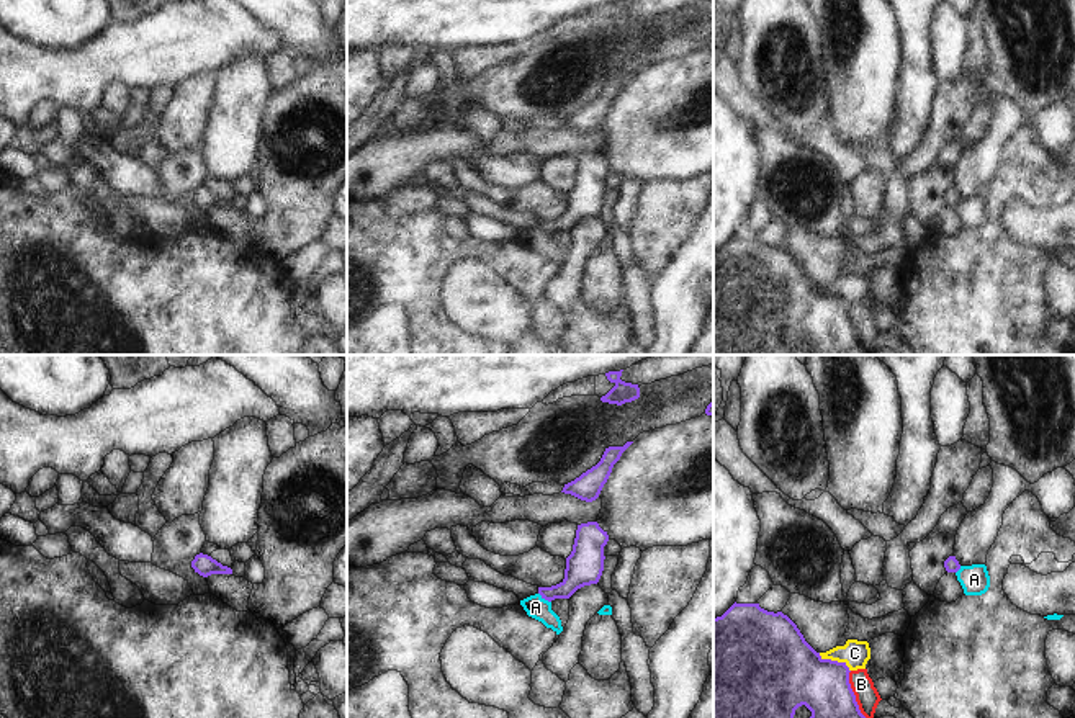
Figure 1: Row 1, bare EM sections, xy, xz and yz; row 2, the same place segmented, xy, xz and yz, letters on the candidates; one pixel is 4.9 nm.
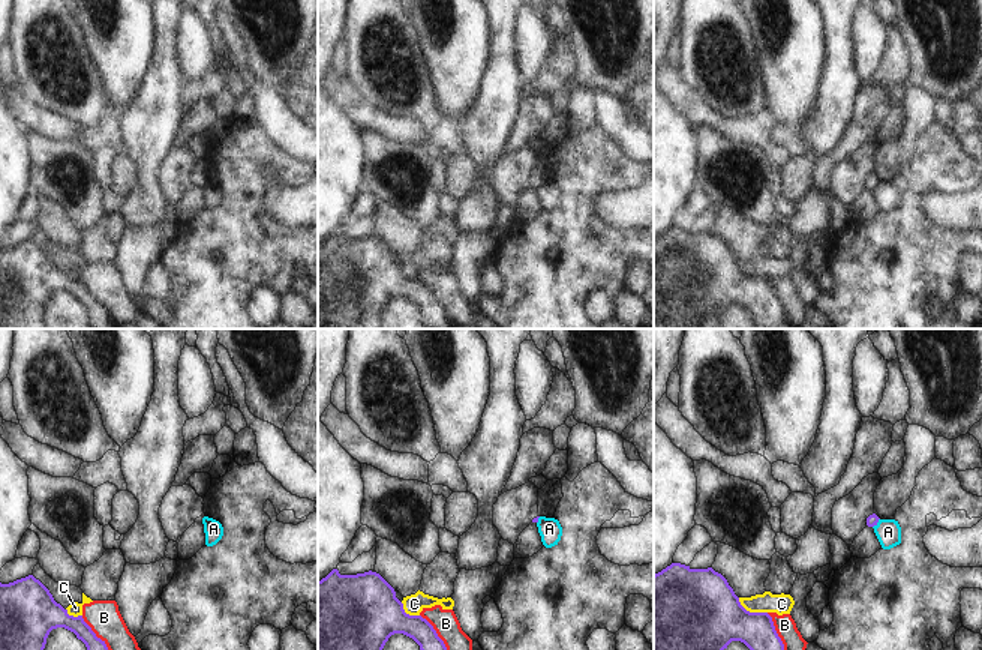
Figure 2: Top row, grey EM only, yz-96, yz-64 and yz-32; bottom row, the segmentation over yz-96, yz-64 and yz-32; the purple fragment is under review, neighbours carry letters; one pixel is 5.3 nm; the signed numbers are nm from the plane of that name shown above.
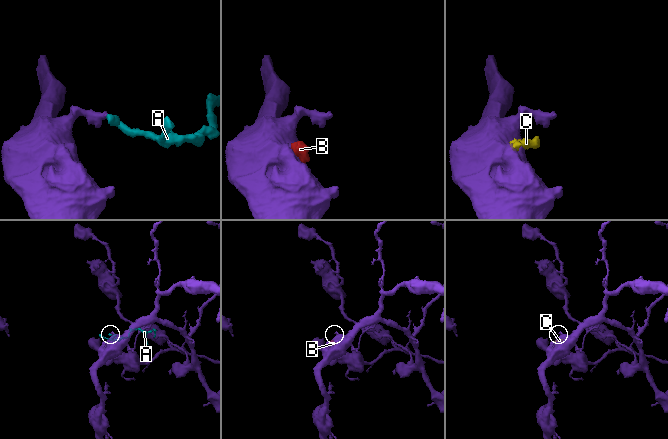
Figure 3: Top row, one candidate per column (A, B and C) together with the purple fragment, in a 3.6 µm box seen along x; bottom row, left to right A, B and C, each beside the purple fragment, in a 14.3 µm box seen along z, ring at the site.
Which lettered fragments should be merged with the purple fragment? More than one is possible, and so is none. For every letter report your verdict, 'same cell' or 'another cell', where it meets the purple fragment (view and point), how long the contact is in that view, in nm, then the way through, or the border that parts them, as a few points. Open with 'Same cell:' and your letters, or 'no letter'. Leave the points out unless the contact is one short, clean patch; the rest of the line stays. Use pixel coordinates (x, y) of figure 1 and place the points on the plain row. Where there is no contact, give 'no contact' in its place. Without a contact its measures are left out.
Same cell: no letter
A: another cell; contact xz (545, 233); length 80 nm; border xz (539, 226), (550, 236)
B: another cell; contact yz (854, 329); length 260 nm; border yz (850, 305), (850, 321), (854, 334), (869, 354)
C: another cell; contact yz (835, 295); length 180 nm

